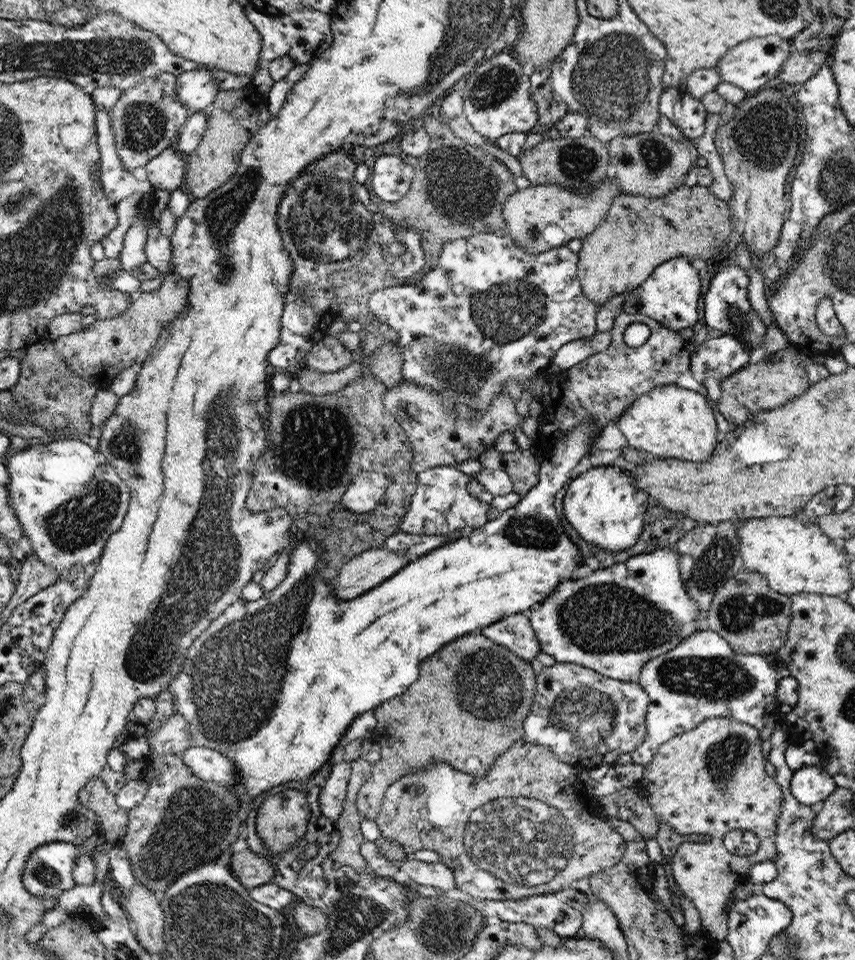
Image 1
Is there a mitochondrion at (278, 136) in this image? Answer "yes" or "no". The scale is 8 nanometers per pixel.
no

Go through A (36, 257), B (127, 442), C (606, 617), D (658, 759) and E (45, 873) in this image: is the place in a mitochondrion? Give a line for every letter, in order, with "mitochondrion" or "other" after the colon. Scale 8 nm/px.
A: mitochondrion
B: mitochondrion
C: mitochondrion
D: other
E: mitochondrion

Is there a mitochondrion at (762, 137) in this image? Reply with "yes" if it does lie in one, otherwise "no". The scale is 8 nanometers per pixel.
yes

